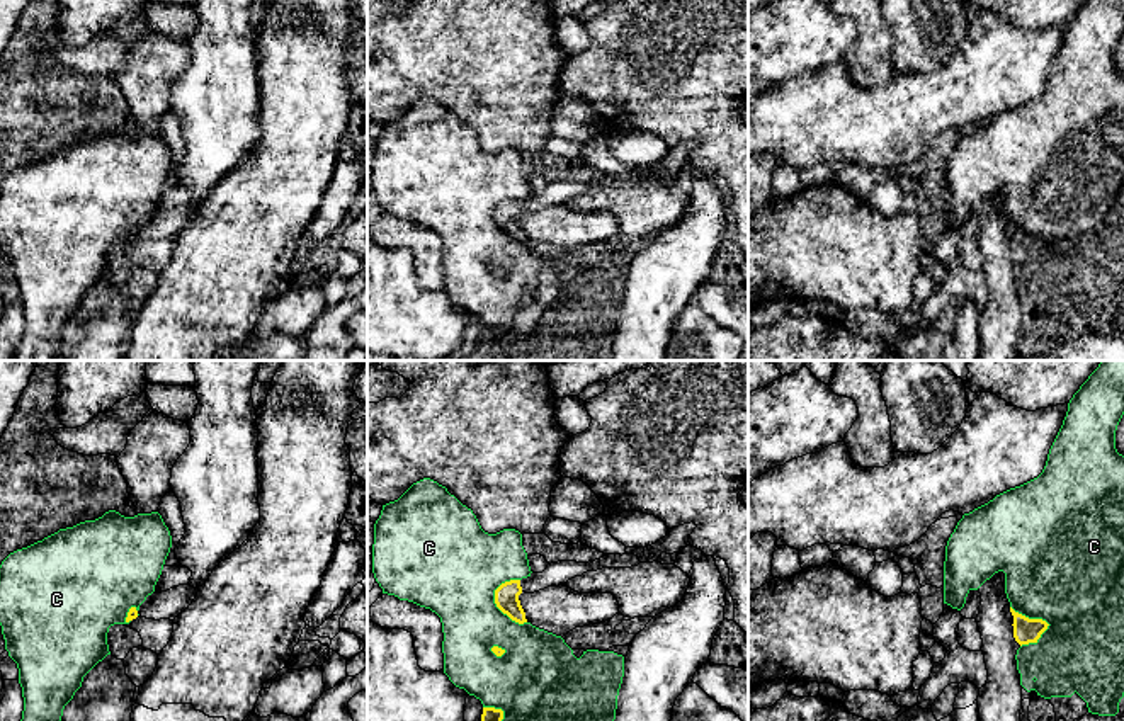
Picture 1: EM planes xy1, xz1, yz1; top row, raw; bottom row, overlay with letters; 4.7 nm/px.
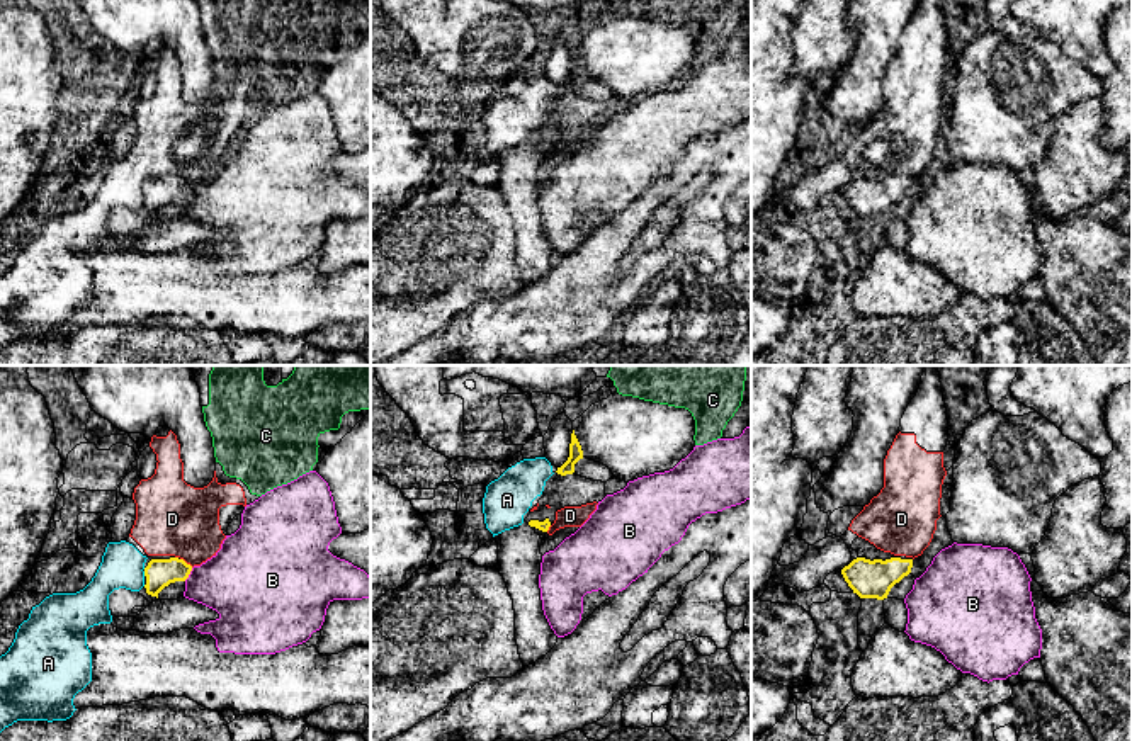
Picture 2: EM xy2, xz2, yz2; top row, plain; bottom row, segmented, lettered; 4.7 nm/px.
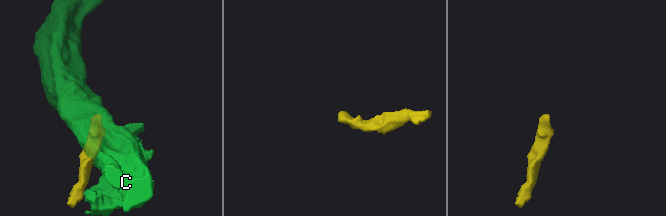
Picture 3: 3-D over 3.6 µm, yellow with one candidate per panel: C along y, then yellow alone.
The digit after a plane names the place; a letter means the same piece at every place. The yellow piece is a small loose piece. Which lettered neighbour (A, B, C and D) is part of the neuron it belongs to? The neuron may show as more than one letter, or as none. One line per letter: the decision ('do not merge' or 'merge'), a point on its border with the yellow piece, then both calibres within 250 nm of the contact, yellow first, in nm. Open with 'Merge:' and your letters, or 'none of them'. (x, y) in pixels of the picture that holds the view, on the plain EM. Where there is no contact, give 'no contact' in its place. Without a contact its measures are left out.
Merge: none of them
A: do not merge; meets yellow in xy2 at (145, 192); 140 nm thick on the yellow side, 200 nm on the other
B: do not merge; meets yellow in xy2 at (189, 192); 140 nm thick on the yellow side, 360 nm on the other
C: do not merge; meets yellow in yz1 at (1039, 238); 120 nm thick on the yellow side, 500 nm on the other
D: do not merge; meets yellow in xy2 at (186, 182); 140 nm thick on the yellow side, 360 nm on the other

